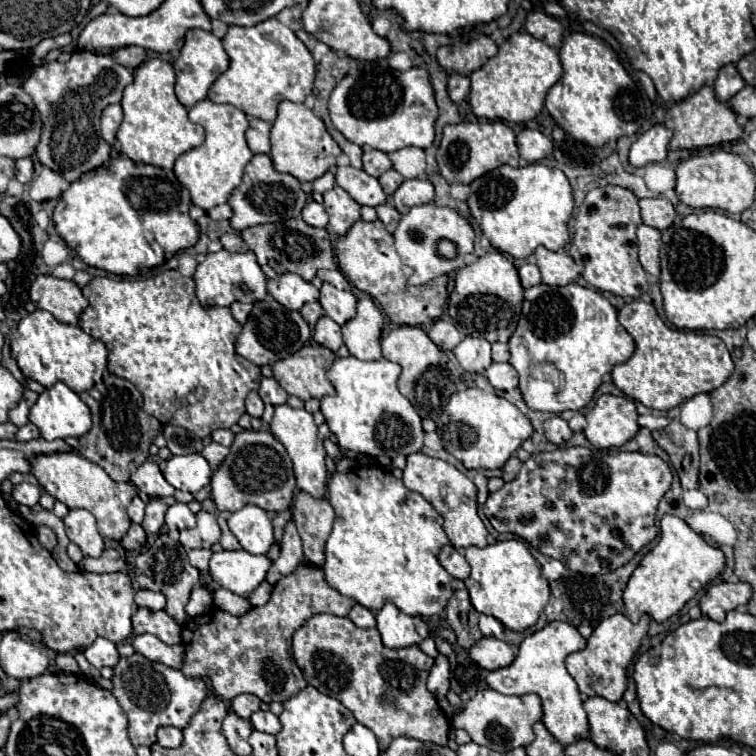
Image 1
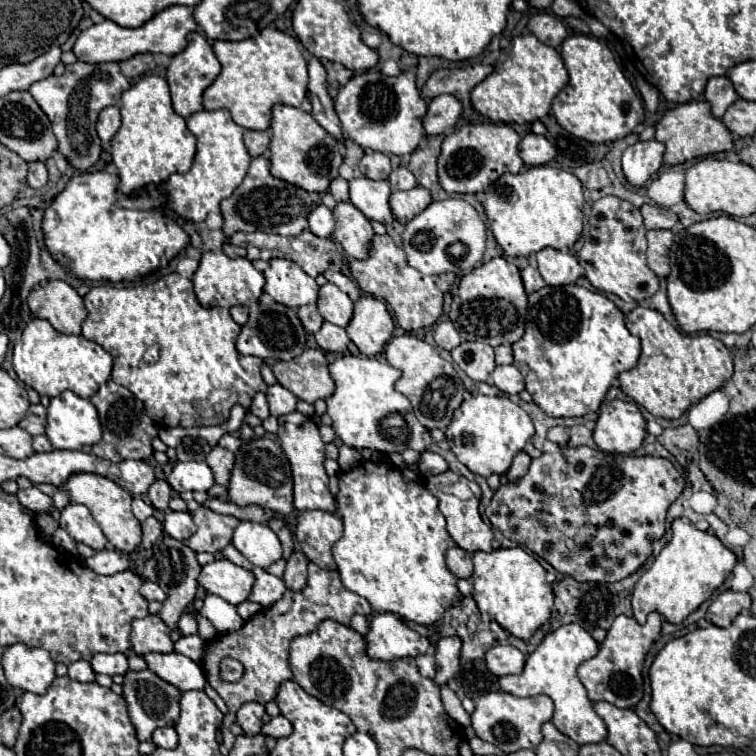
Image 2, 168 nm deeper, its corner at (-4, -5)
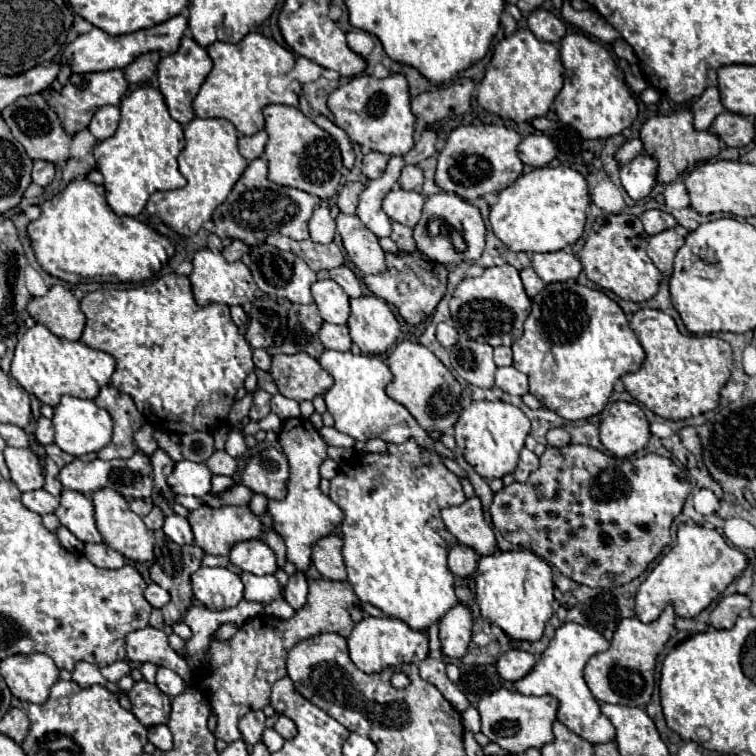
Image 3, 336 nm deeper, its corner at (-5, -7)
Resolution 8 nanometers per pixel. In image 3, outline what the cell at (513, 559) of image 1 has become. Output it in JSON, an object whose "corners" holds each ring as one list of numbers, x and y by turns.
{"corners":[[510,550,484,556,478,562,476,602,482,616,500,626,510,638,536,642,542,638,544,628,552,616,552,568,530,550]]}

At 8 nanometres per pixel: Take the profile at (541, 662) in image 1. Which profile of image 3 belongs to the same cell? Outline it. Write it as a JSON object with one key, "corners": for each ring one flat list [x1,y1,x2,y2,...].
{"corners":[[566,622,564,626,560,626,556,630,554,638,550,640,548,648,544,650,540,662,536,662,532,672,528,676,524,676,522,680,514,682,514,686,520,694,526,694,526,696,542,696,542,694,556,696,560,700,558,720,566,728,570,728,574,734,586,738,592,744,612,742,616,736,616,730,614,730,612,722,600,712,600,704,592,696,590,688,584,682,584,674,582,674,586,662,594,654,604,652,608,648,610,648,610,642,598,630,594,630,590,626,576,624,576,622]]}

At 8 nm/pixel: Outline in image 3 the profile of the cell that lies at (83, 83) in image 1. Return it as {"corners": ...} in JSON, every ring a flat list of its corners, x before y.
{"corners":[[108,70,108,72,94,72,94,74,72,74,70,82,62,88,62,92,54,92,54,90,46,90,42,92,44,98,50,102,52,110,60,116,62,126,66,128,68,134,76,134,78,130,86,128,90,124,92,114,106,104,114,104,118,106,122,96,128,90,128,82,124,80,122,70]]}

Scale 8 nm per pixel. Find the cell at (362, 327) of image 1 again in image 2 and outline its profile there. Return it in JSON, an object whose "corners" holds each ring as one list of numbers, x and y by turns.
{"corners":[[363,296,355,302,353,320,345,330,361,354,377,356,391,340,393,328,393,318,387,312,387,306,373,296]]}

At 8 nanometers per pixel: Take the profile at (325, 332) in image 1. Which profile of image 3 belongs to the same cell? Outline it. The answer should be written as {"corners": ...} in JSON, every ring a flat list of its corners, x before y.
{"corners":[[324,322,318,336,326,350,350,350,352,346,348,326,336,326,336,324]]}

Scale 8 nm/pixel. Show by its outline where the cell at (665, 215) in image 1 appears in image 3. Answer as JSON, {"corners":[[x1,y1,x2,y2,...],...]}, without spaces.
{"corners":[[646,210,642,216,640,216,642,224,644,224,644,230,654,236,654,234,660,234,668,228,674,228,676,226,676,220,672,214,668,212,662,212,662,210]]}

